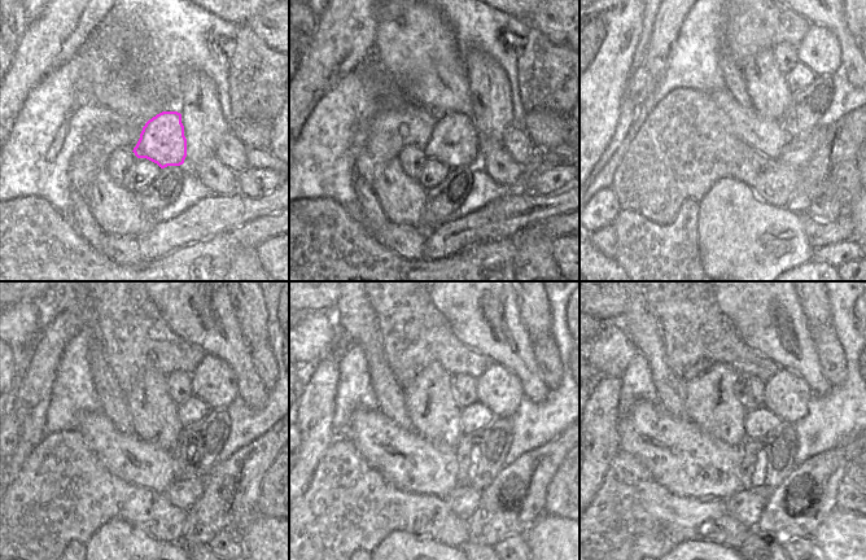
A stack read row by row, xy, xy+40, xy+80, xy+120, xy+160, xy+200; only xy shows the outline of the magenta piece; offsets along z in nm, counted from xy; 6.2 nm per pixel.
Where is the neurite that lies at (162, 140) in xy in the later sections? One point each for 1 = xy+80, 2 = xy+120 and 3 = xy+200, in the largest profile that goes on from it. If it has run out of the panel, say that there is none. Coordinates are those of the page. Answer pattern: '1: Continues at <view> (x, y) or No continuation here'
1: Continues at xy+80 (747, 147)
2: Continues at xy+120 (174, 428)
3: Continues at xy+200 (729, 436).

